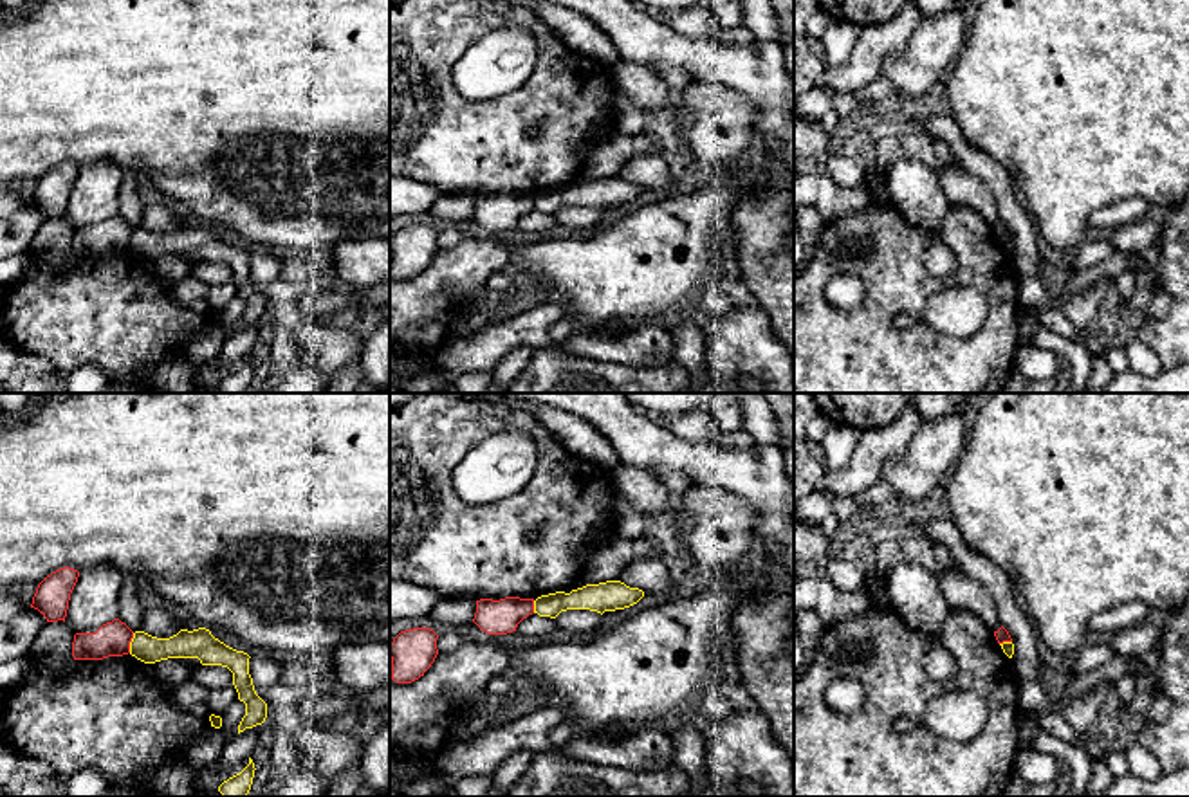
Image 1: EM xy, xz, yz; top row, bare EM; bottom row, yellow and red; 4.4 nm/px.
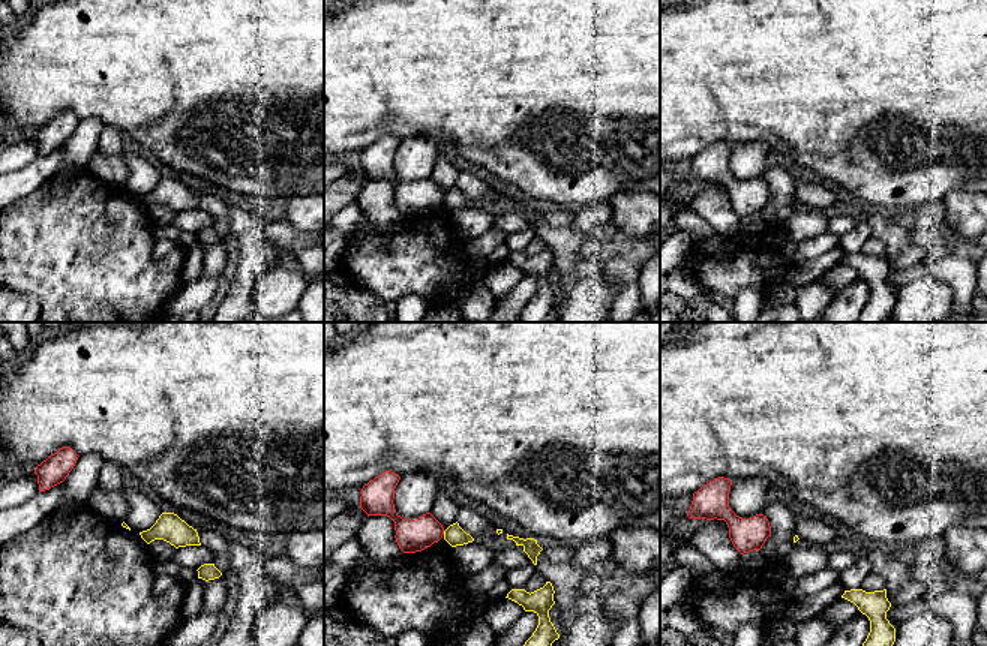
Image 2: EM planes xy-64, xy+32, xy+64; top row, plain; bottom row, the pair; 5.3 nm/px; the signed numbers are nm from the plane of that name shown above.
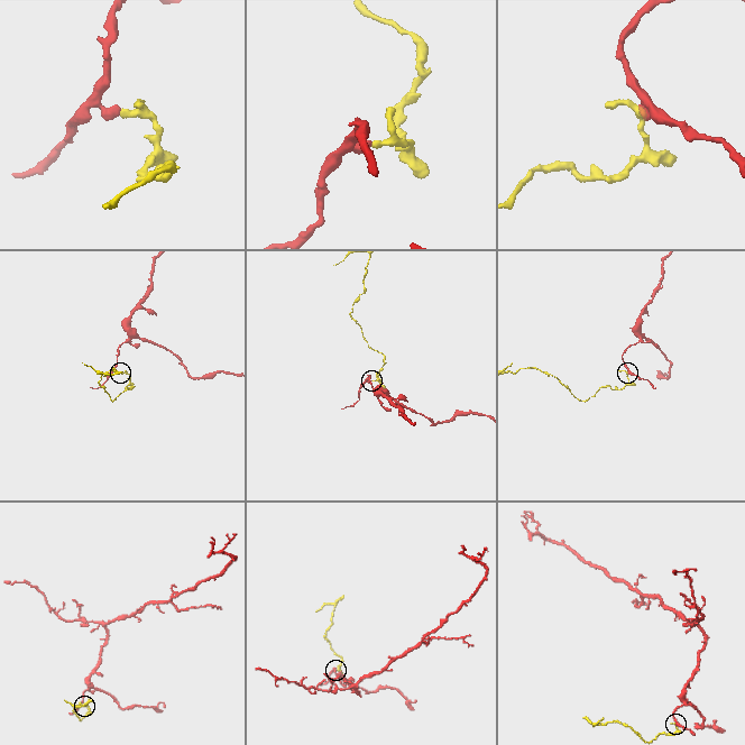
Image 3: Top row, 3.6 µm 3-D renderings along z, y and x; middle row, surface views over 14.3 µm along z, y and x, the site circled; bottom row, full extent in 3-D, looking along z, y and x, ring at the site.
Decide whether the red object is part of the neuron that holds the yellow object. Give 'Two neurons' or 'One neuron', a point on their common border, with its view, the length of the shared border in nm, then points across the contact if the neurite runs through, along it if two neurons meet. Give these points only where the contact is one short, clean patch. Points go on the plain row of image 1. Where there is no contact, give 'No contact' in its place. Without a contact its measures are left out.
Two neurons. Touches yellow at xy (130, 238). Shared border 90 nm. Boundary: xy (134, 229), (129, 247)

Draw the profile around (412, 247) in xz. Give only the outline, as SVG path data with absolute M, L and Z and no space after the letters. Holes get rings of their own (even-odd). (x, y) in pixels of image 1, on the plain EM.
M429 224L401 227L390 240L392 276L411 279L424 272L438 251L437 234Z

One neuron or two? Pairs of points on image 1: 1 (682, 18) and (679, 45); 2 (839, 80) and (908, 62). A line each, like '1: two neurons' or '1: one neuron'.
1: two neurons
2: two neurons

